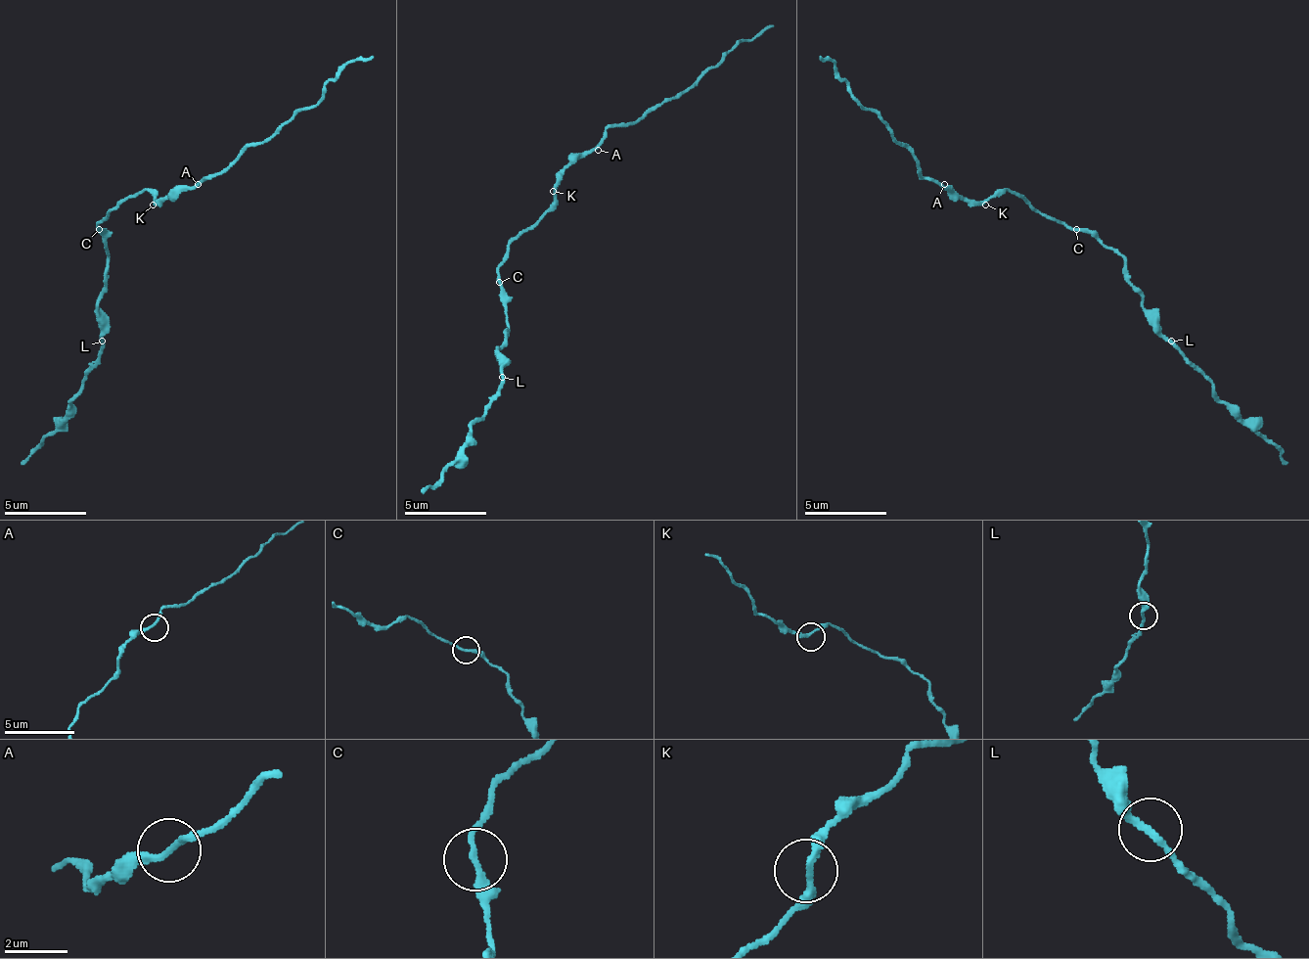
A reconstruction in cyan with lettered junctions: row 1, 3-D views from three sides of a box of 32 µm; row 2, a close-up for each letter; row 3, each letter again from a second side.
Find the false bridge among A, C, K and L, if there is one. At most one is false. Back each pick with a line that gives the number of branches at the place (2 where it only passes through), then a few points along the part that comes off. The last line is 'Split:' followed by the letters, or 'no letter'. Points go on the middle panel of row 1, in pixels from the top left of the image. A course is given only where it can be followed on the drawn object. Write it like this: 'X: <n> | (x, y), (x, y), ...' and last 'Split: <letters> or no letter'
Split: no letter

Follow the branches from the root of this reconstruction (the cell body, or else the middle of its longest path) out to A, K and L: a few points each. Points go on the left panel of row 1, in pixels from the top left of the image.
A: (115, 208), (140, 192), (149, 192), (157, 201), (164, 201), (177, 188), (198, 184)
K: (115, 208), (140, 192), (149, 192), (153, 196), (153, 205)
L: (115, 208), (99, 225), (99, 233), (108, 250), (108, 291), (99, 298), (99, 336), (104, 340)

